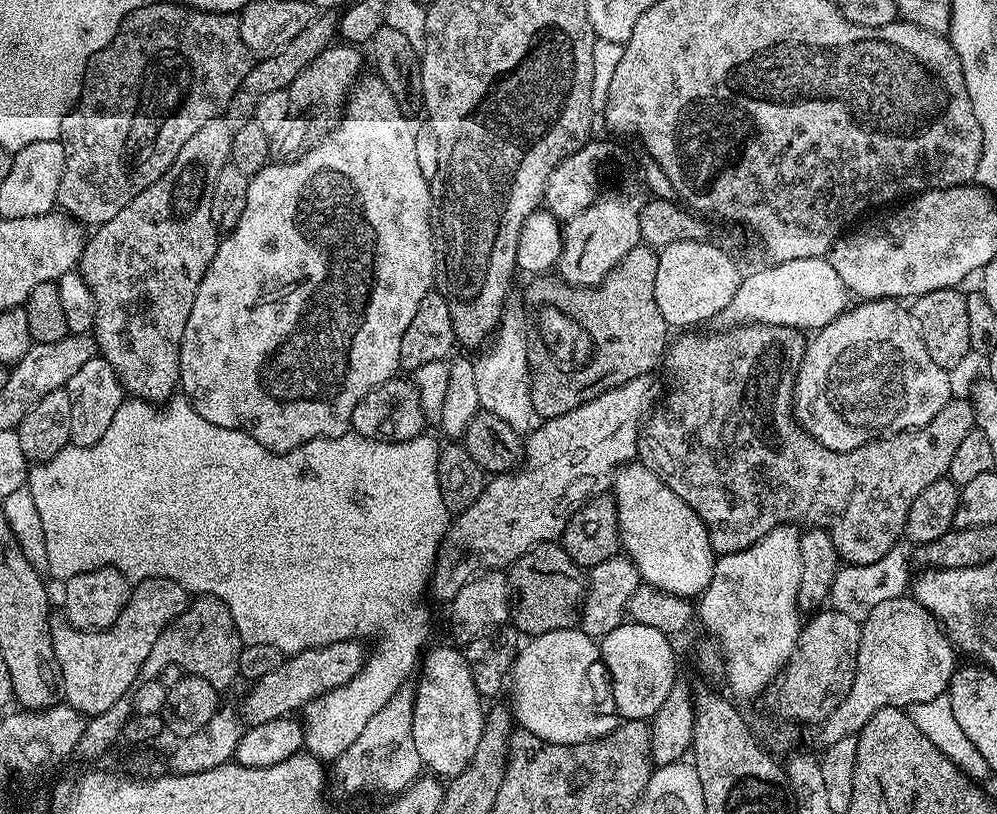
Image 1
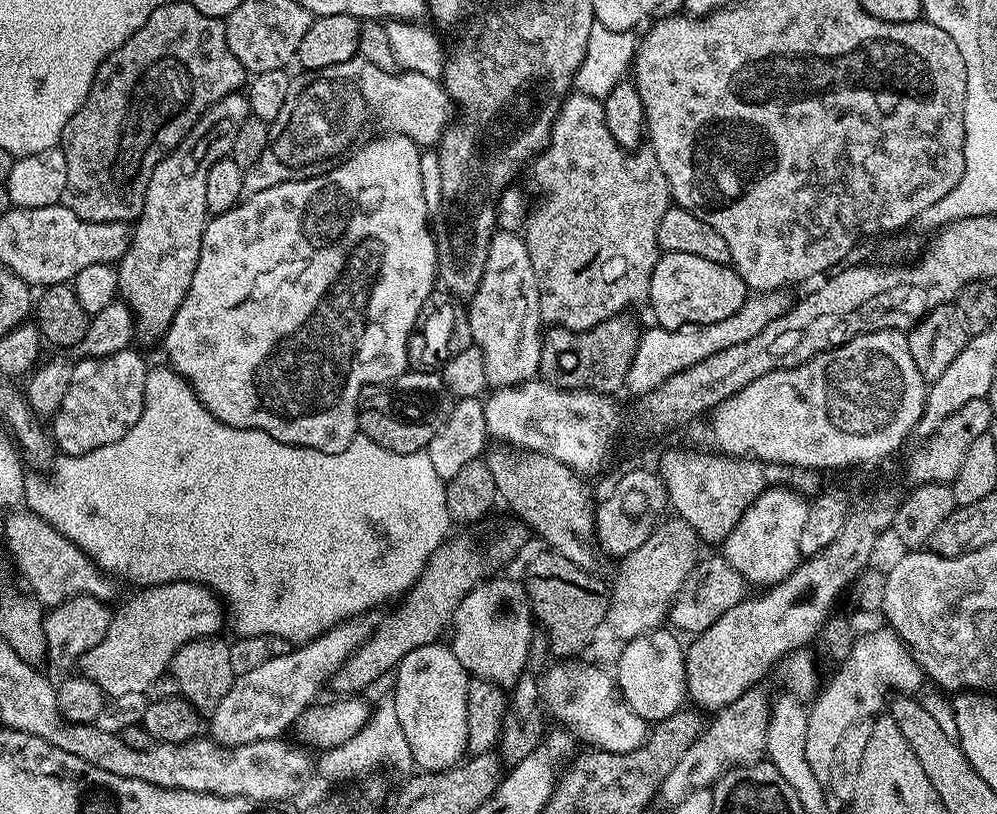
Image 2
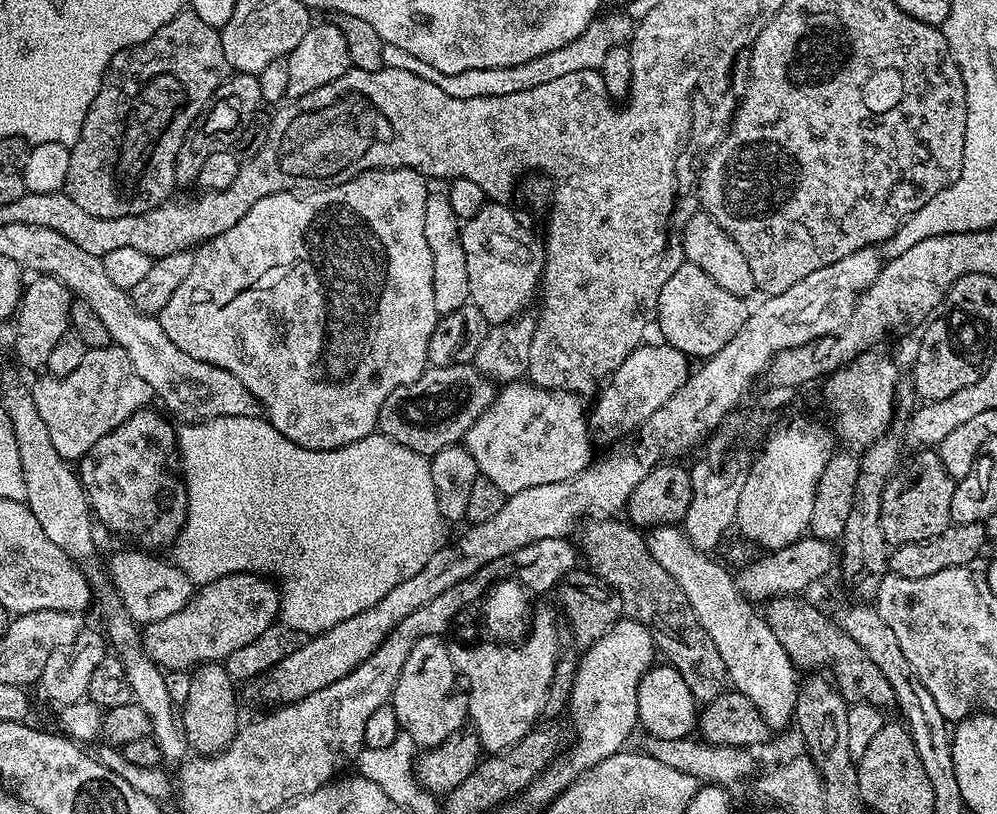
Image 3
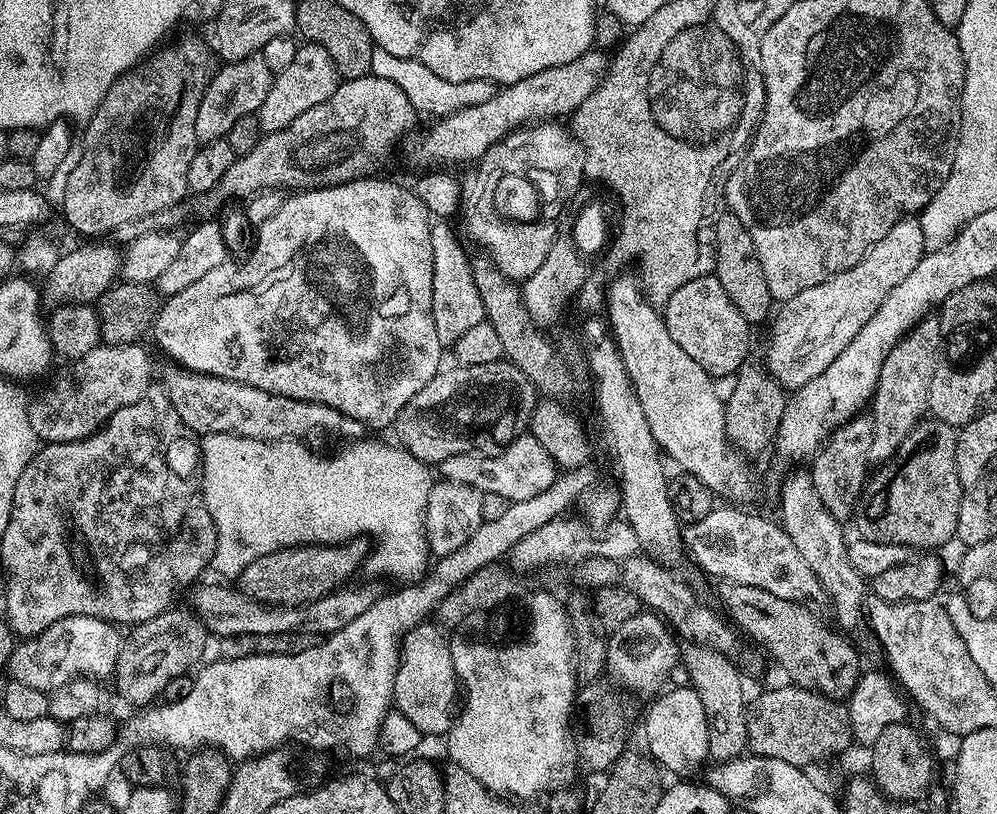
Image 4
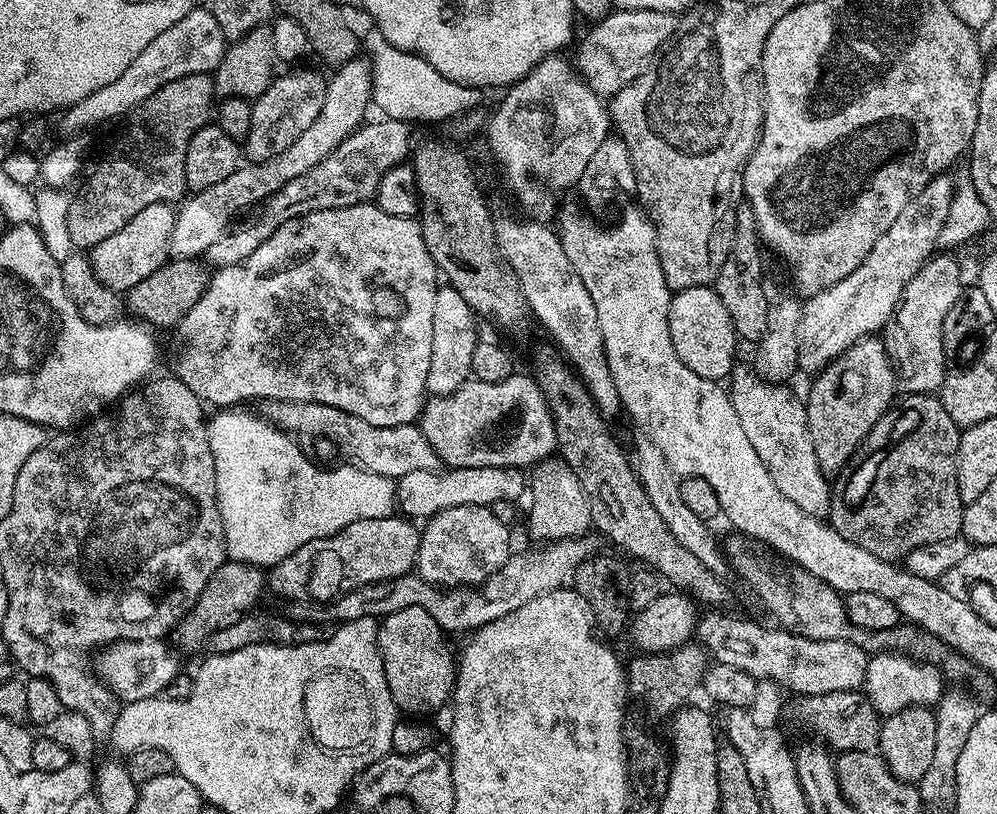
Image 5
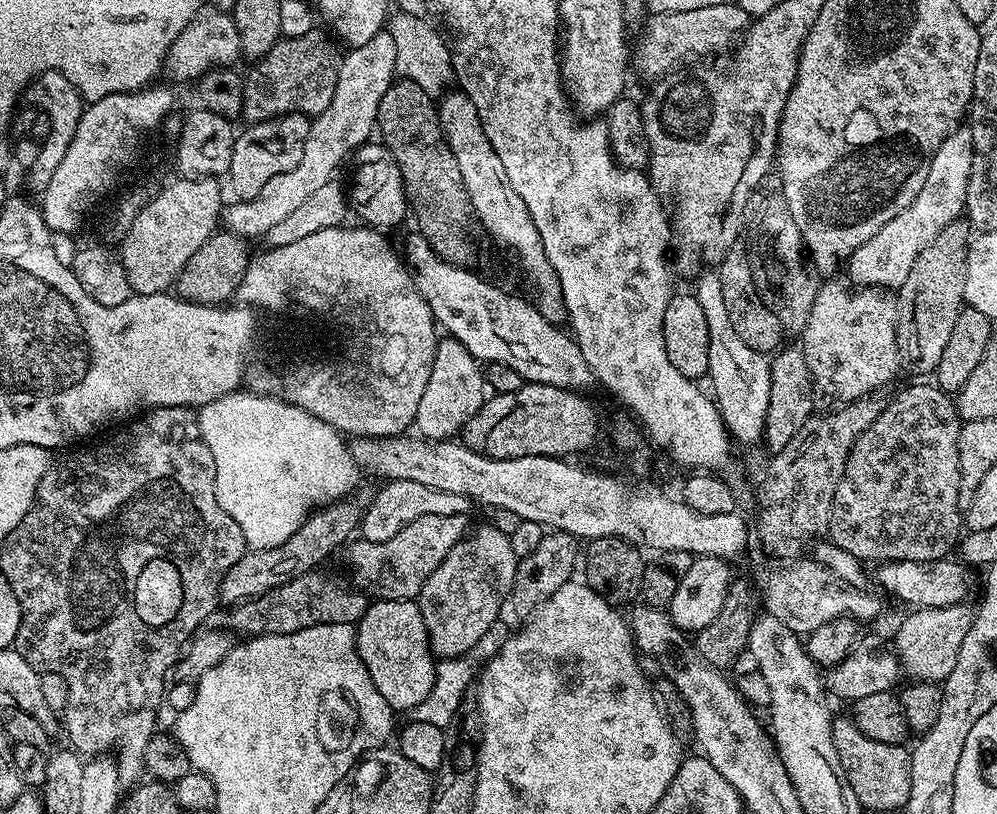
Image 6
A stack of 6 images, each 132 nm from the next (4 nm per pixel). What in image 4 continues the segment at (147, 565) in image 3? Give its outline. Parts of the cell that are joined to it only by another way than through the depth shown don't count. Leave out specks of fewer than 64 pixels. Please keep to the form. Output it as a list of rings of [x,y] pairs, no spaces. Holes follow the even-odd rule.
[[[200,582],[191,589],[191,607],[196,617],[208,628],[213,637],[233,636],[234,634],[286,634],[290,632],[309,632],[311,636],[327,638],[333,636],[342,626],[350,626],[354,618],[366,614],[370,606],[382,594],[376,584],[356,584],[341,586],[335,592],[328,592],[314,602],[298,606],[263,604],[241,592],[239,587],[227,588],[224,584],[204,584]]]

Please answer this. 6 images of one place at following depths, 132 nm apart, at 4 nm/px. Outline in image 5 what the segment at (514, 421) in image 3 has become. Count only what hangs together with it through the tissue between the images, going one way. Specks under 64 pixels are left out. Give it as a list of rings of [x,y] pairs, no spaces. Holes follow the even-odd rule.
[[[450,468],[443,470],[410,470],[410,474],[399,477],[398,508],[405,517],[427,518],[450,506],[482,504],[490,506],[501,498],[519,501],[526,492],[526,476],[515,468]]]

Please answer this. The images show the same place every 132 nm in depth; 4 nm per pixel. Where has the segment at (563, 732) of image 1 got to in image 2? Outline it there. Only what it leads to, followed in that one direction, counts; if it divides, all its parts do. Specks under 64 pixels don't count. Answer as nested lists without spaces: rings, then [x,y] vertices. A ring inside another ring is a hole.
[[[564,658],[553,663],[543,673],[543,707],[549,713],[552,711],[564,723],[561,725],[571,732],[577,741],[585,740],[588,743],[585,745],[593,749],[618,754],[638,750],[638,746],[648,741],[649,721],[634,714],[634,710],[630,710],[628,704],[618,702],[617,693],[614,691],[614,680],[609,673],[607,676],[602,669],[595,668],[592,664],[579,664],[580,662],[576,658]]]

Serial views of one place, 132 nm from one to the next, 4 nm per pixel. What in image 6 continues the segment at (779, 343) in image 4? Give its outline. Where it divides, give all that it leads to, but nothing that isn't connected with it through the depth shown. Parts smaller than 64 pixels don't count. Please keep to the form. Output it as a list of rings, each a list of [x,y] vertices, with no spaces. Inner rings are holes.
[[[971,127],[953,128],[942,142],[942,146],[938,146],[938,150],[930,162],[930,174],[926,174],[926,186],[922,186],[922,190],[918,190],[918,198],[914,198],[914,202],[910,202],[910,206],[906,206],[906,210],[902,210],[902,214],[898,214],[898,218],[890,218],[890,222],[886,222],[886,226],[882,226],[882,230],[878,230],[878,234],[874,234],[874,238],[870,238],[870,242],[862,242],[862,246],[858,246],[858,250],[854,250],[854,254],[848,257],[846,269],[848,268],[852,274],[851,283],[856,286],[879,286],[885,290],[899,290],[902,282],[906,282],[906,277],[909,276],[918,254],[922,254],[922,250],[926,250],[926,246],[930,246],[930,242],[934,242],[934,238],[938,238],[938,234],[942,234],[942,230],[946,230],[946,226],[950,226],[950,222],[961,219],[965,215],[966,186],[971,169]]]

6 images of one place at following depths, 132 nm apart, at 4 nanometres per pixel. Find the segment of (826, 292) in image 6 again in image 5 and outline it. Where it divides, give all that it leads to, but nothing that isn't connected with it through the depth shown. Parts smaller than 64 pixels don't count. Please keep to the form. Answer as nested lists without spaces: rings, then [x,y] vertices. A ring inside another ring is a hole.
[[[866,336],[854,346],[850,346],[838,358],[834,358],[815,373],[812,389],[806,395],[806,418],[810,426],[810,438],[814,442],[814,454],[818,454],[818,466],[825,474],[839,473],[848,464],[858,446],[870,434],[870,430],[878,422],[878,418],[892,407],[898,396],[896,371],[892,369],[890,358],[884,349],[883,339]]]

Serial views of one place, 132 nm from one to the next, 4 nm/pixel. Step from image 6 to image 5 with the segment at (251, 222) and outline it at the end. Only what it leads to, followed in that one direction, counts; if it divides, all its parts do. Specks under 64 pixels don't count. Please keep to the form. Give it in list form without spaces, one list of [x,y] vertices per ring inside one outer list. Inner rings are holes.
[[[357,56],[348,63],[339,65],[336,74],[327,81],[325,101],[322,111],[309,127],[282,153],[261,164],[249,163],[234,170],[223,182],[210,186],[210,190],[189,195],[179,205],[174,224],[174,234],[170,238],[169,253],[176,258],[200,258],[207,253],[211,243],[229,231],[232,219],[247,208],[263,205],[269,196],[275,194],[286,182],[314,170],[318,162],[329,156],[346,137],[355,132],[365,119],[365,112],[371,105],[372,67],[363,57]]]

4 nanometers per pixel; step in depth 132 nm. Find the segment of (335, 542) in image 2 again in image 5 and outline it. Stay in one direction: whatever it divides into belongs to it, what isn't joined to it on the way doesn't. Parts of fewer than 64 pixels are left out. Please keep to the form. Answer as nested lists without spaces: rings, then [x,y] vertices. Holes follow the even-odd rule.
[[[220,410],[213,420],[211,417],[207,421],[216,471],[216,501],[224,523],[224,551],[228,560],[271,566],[298,550],[298,546],[306,546],[306,542],[339,534],[350,522],[393,515],[398,504],[398,484],[393,477],[374,474],[359,466],[319,468],[308,461],[307,454],[289,433],[281,432],[255,411],[240,411],[244,410]]]

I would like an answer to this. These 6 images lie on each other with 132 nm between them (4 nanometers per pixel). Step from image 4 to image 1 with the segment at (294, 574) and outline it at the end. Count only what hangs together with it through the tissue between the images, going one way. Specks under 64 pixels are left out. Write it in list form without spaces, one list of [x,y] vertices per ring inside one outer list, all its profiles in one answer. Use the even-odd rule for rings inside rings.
[[[150,578],[133,587],[120,617],[100,632],[83,632],[63,618],[51,621],[54,654],[63,676],[62,696],[74,710],[91,718],[125,699],[140,680],[142,662],[150,655],[158,634],[179,612],[188,609],[190,594],[170,578]]]

